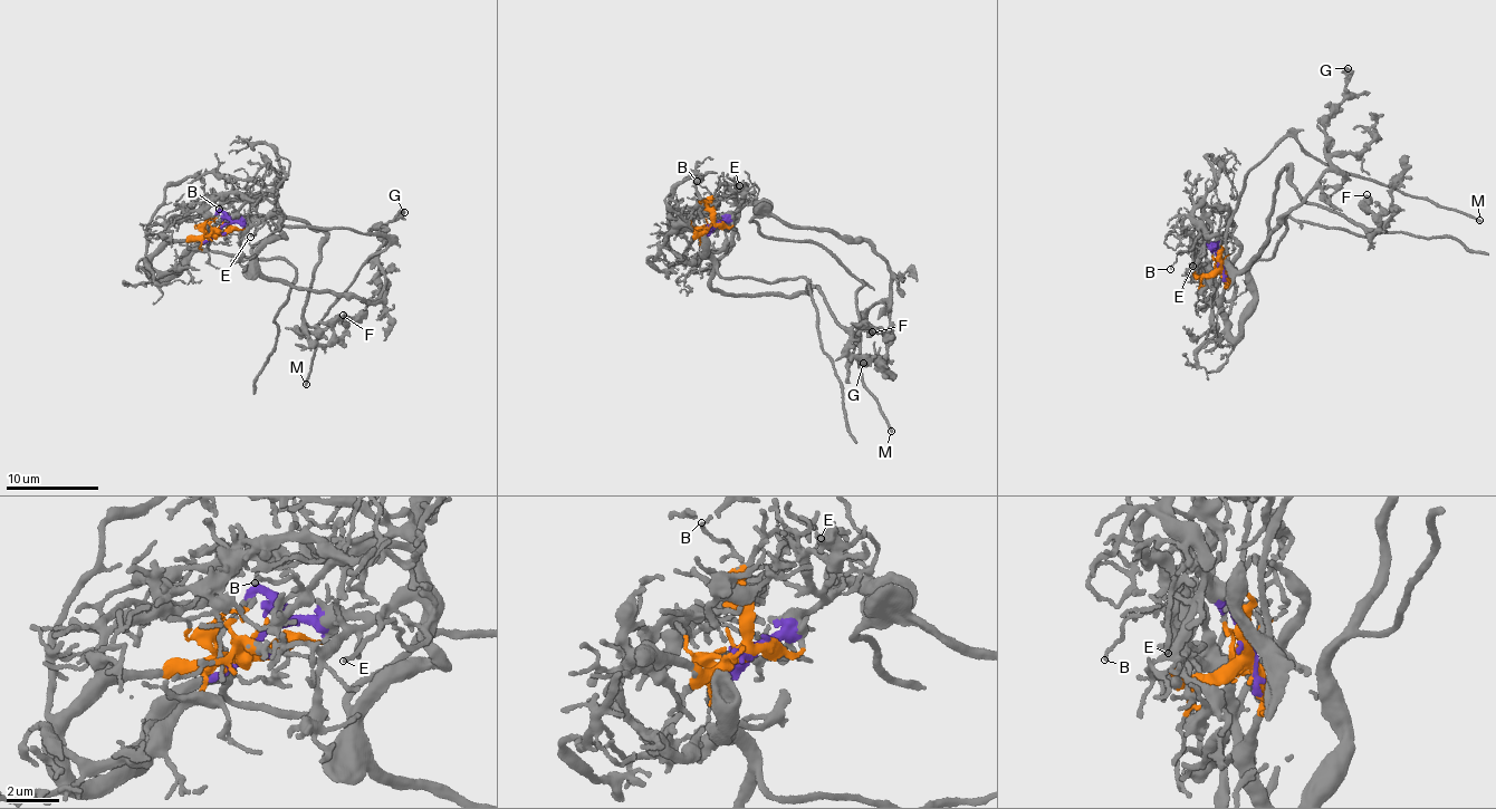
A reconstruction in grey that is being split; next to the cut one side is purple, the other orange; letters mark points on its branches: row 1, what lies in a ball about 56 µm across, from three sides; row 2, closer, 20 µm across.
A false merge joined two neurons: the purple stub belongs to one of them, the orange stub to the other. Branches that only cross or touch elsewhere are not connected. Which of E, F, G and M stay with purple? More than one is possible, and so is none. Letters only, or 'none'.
E, G, M

